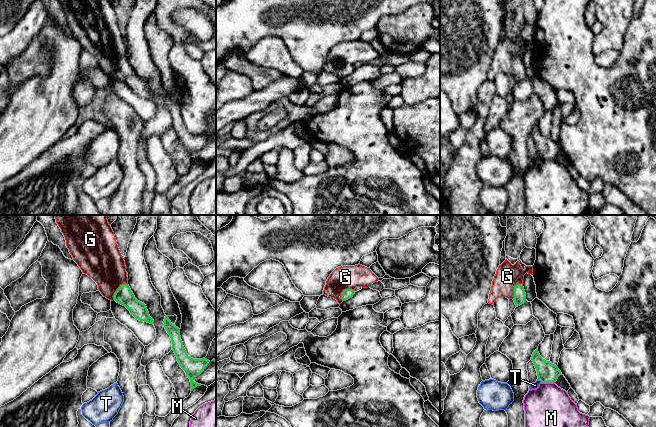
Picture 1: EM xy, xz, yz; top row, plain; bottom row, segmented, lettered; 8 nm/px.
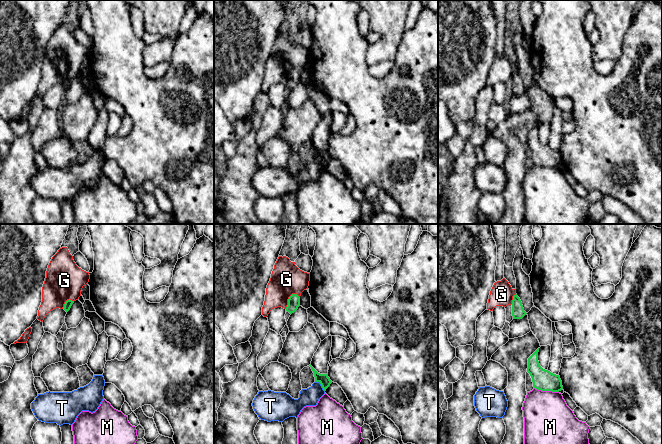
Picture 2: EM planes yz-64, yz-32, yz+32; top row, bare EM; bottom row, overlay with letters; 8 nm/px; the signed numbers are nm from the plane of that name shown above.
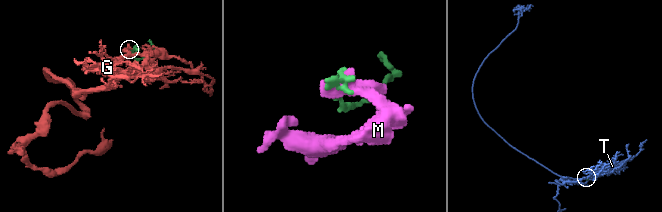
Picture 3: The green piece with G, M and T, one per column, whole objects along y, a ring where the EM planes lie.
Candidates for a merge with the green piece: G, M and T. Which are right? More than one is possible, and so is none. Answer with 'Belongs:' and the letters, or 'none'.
Belongs: G

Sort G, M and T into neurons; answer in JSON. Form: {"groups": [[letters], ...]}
{"groups": [["G"], ["M"], ["T"]]}

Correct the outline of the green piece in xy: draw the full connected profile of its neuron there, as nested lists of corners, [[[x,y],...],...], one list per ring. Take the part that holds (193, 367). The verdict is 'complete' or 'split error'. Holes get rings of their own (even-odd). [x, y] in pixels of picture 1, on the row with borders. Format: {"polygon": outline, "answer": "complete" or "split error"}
{"polygon": [[[165,316],[163,323],[167,333],[170,335],[172,341],[172,350],[174,351],[177,357],[177,361],[180,367],[185,371],[186,375],[190,379],[192,391],[197,386],[201,386],[201,384],[194,382],[193,378],[200,375],[207,367],[210,361],[205,358],[203,359],[191,358],[187,354],[183,346],[183,342],[180,336],[180,329],[171,323],[168,316]]], "answer": "complete"}

